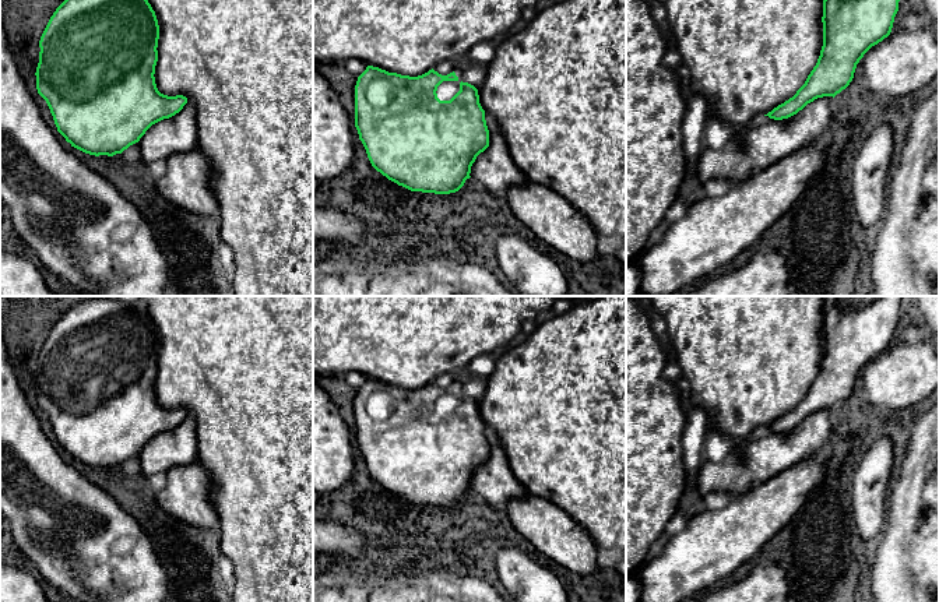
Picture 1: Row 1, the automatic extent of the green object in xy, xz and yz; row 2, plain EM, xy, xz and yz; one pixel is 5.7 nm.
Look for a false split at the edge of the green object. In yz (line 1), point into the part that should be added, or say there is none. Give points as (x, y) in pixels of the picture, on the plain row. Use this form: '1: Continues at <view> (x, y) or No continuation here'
1: No continuation here

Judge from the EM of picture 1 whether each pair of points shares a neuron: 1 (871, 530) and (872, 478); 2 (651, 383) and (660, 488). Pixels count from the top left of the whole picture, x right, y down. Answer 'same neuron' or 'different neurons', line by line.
1: same neuron
2: same neuron

